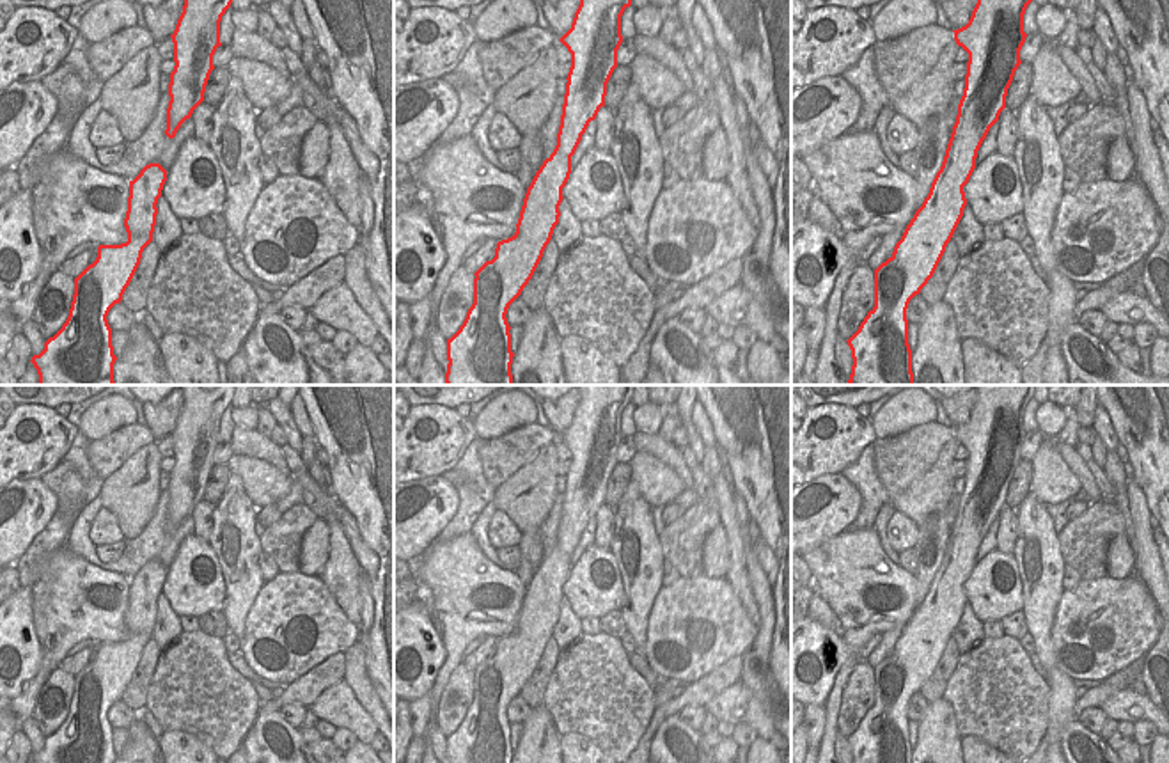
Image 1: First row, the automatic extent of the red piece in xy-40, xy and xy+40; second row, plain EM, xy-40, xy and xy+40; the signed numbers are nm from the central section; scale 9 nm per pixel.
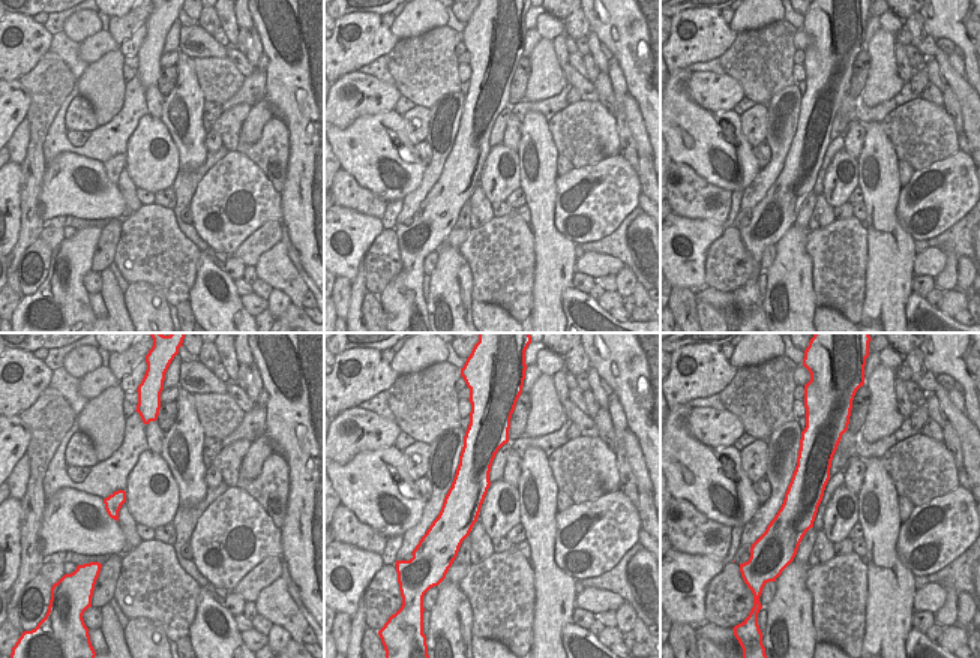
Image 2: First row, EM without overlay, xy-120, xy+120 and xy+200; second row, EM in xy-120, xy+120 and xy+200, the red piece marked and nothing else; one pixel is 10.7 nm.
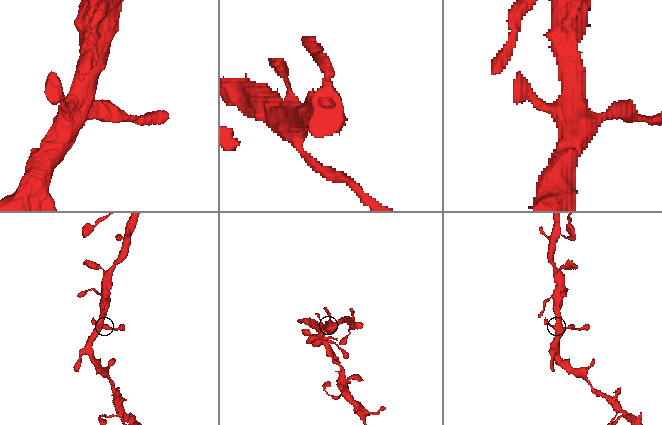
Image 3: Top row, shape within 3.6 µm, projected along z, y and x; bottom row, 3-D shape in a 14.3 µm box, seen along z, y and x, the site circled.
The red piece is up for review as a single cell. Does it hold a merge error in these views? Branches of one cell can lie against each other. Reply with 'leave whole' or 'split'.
leave whole

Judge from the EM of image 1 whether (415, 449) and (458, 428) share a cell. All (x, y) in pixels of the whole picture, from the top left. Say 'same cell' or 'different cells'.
same cell

